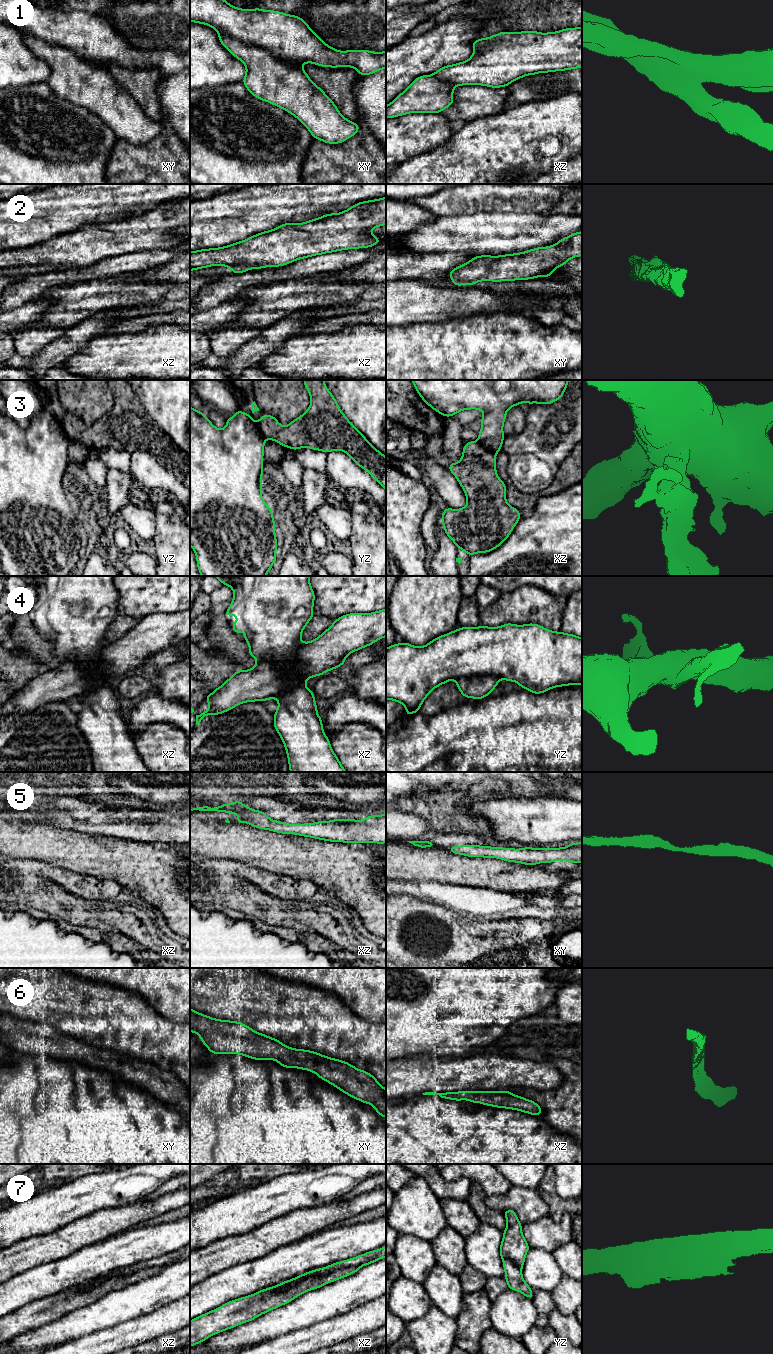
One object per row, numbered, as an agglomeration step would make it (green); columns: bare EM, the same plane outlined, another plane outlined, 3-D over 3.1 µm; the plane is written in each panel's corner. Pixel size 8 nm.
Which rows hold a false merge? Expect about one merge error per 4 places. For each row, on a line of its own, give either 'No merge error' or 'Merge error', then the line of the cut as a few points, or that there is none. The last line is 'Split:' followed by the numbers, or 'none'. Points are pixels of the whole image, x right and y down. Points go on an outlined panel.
1: Merge error. Split along xy (217, 31), (266, 48), (300, 67)
2: No merge error. No split
3: Merge error. Split along xz (478, 442), (495, 454)
4: Merge error. Split along xz (302, 643), (288, 672), (283, 672), (271, 661), (258, 662)
5: No merge error. No split
6: No merge error. No split
7: Merge error. Split along xz (360, 1266), (343, 1267), (325, 1274), (318, 1274), (293, 1282)
Split: 1, 3, 4, 7

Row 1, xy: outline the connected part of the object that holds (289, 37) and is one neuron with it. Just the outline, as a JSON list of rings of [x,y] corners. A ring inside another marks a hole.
[[[190,0],[190,22],[208,25],[239,41],[267,49],[297,67],[302,67],[305,63],[331,68],[352,67],[359,75],[371,75],[386,68],[386,51],[339,51],[327,45],[300,16],[280,11],[240,9],[225,0]]]

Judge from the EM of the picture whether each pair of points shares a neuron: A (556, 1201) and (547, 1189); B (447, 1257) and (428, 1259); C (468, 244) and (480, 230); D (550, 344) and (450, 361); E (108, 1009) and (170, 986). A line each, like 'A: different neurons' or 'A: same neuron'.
A: same neuron
B: different neurons
C: same neuron
D: same neuron
E: different neurons

